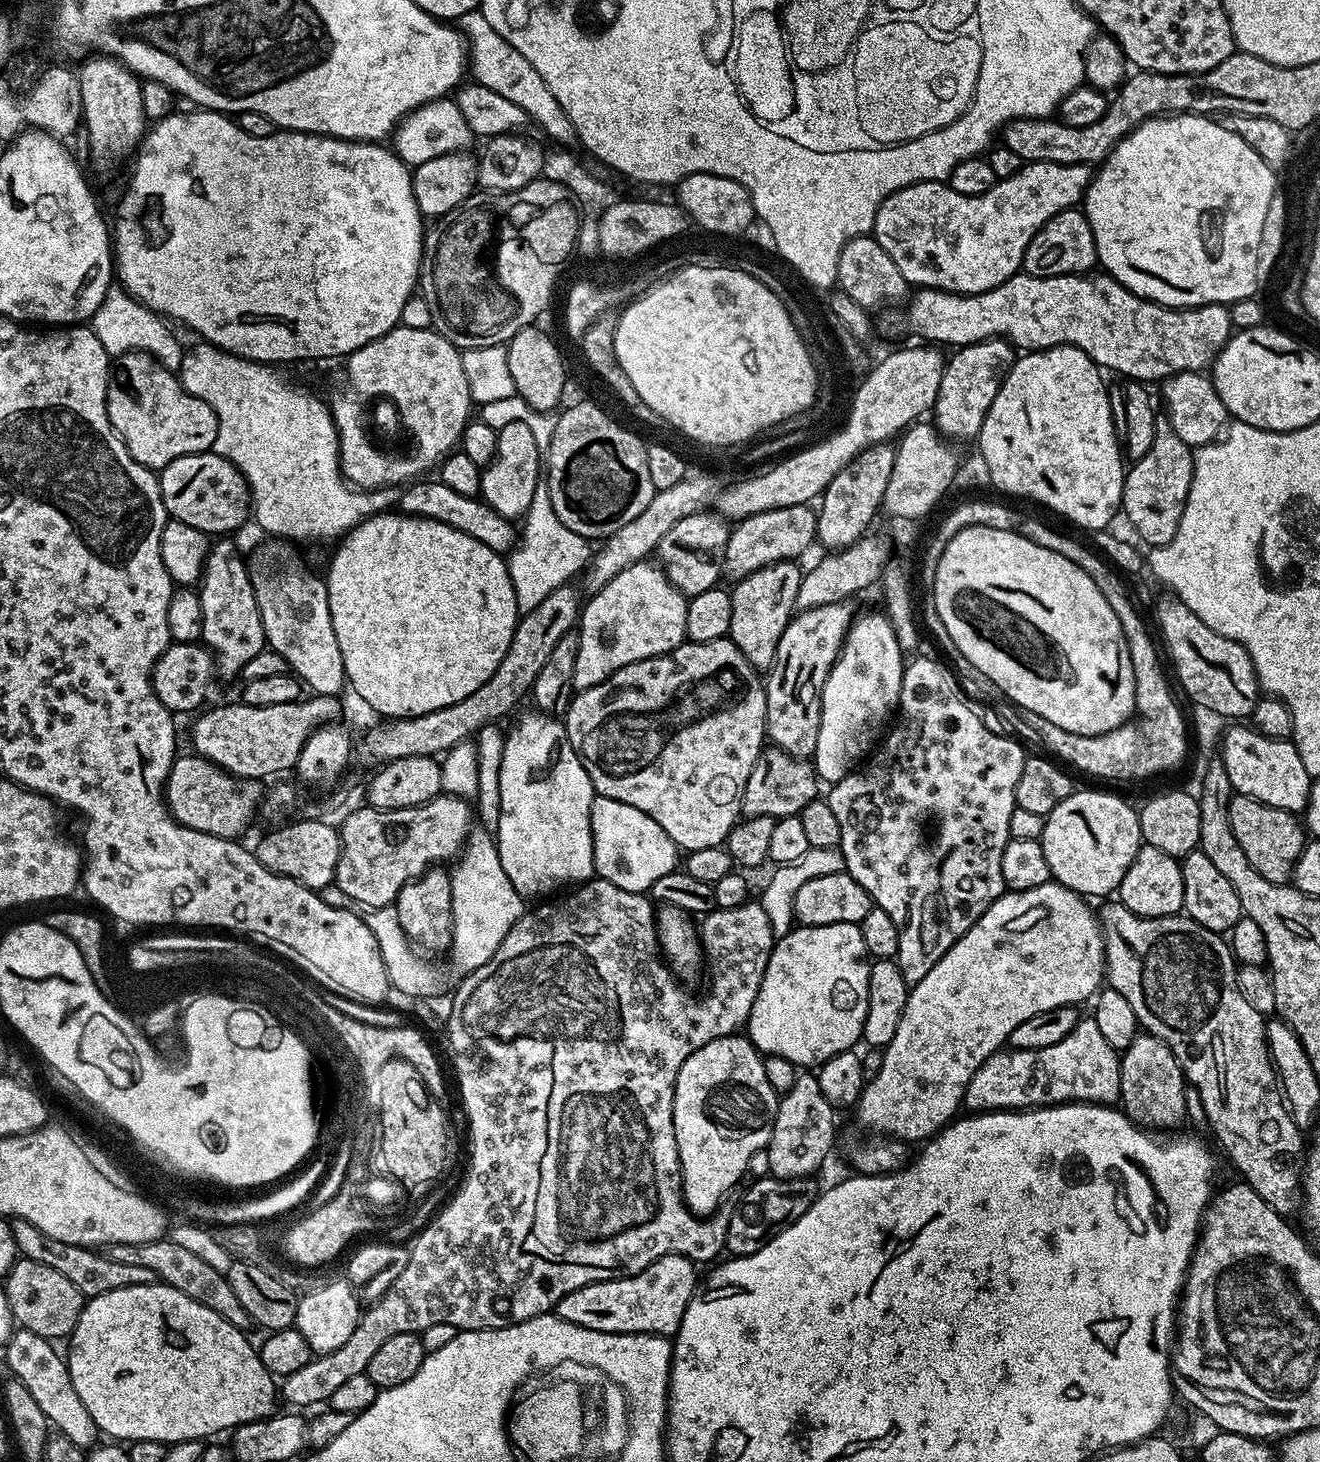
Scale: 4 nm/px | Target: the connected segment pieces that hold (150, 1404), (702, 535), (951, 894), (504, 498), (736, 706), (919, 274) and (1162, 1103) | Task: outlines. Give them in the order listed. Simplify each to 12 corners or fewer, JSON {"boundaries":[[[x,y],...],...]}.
{"boundaries":[[[169,1284],[91,1297],[70,1382],[113,1441],[277,1411],[241,1329]],[[682,518],[655,559],[685,598],[721,583],[729,521]],[[905,663],[826,792],[910,986],[1006,889],[1025,745]],[[524,420],[499,425],[480,473],[485,504],[515,521],[534,502],[542,444]],[[728,636],[576,692],[593,793],[719,848],[766,747]],[[1024,162],[981,196],[918,182],[871,235],[910,286],[982,294],[1077,207],[1087,164]],[[1138,1034],[1120,1057],[1123,1112],[1176,1130],[1184,1072],[1162,1038]]]}

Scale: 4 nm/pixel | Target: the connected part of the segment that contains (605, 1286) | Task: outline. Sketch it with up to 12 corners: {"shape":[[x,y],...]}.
{"shape":[[697,1265],[646,1270],[568,1292],[574,1326],[672,1338],[698,1291]]}

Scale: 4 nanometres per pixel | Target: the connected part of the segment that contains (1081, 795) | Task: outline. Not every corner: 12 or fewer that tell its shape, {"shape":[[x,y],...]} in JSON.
{"shape":[[1073,790],[1039,842],[1055,883],[1119,889],[1140,817],[1112,792]]}

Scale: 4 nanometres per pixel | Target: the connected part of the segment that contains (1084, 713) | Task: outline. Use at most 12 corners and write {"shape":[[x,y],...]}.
{"shape":[[960,528],[930,598],[1017,709],[1079,736],[1136,710],[1094,578]]}

